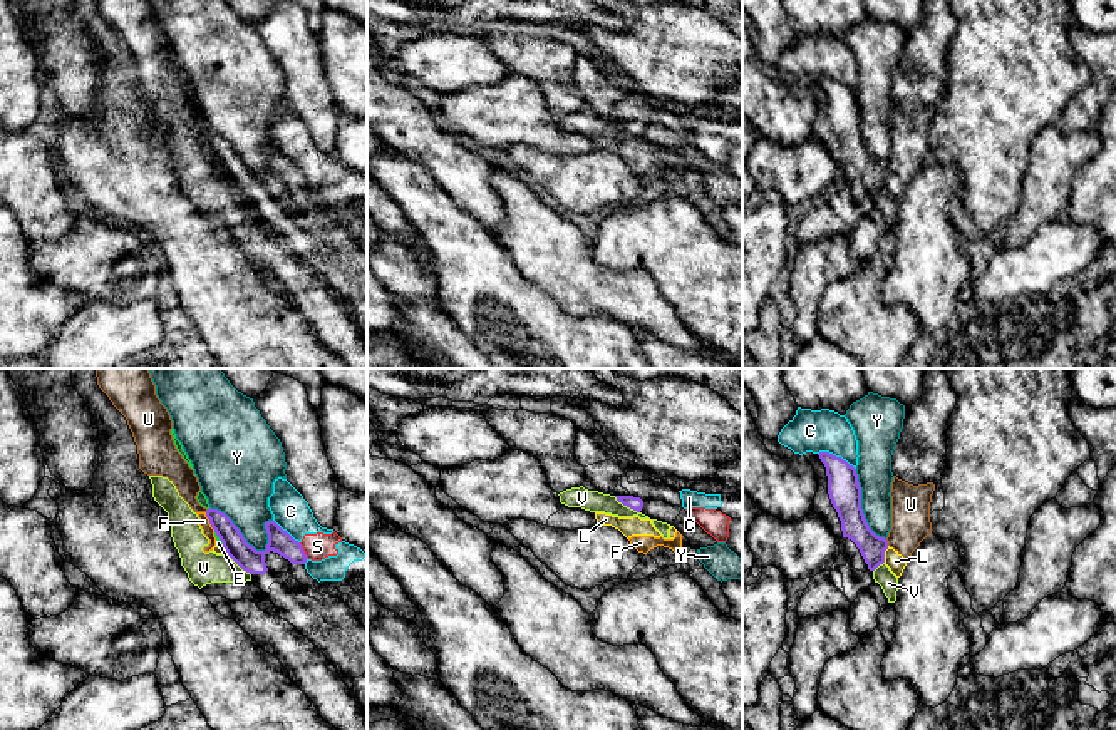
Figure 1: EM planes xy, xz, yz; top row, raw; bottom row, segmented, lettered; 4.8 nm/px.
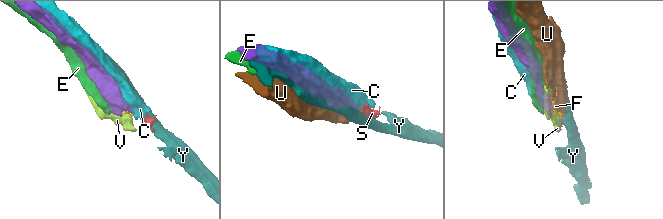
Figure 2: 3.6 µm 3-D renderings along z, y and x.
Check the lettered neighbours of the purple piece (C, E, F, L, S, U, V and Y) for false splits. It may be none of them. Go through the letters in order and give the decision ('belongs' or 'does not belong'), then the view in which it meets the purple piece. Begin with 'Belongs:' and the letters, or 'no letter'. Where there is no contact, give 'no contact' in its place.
Belongs: no letter
C: does not belong | yz
E: does not belong | xy
F: does not belong | xy
L: does not belong | yz
S: does not belong | xy
U: does not belong | yz
V: does not belong | xz
Y: does not belong | xy

